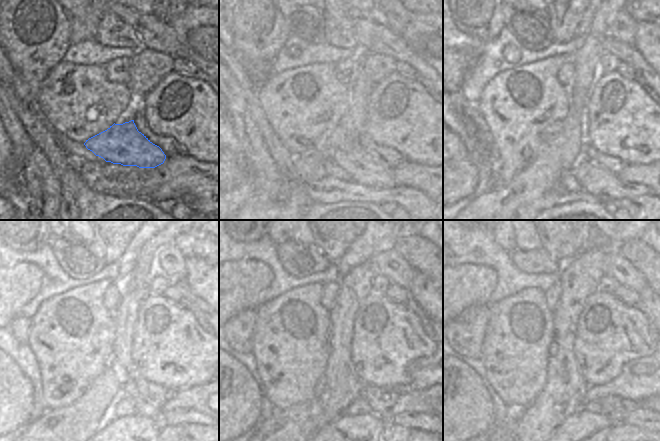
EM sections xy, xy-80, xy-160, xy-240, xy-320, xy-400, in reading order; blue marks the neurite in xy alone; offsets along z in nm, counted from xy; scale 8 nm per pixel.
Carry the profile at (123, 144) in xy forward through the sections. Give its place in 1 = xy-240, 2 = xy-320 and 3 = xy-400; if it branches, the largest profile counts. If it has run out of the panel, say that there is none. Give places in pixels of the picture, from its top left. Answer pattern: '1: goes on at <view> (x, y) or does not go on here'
1: goes on at xy-240 (176, 417)
2: goes on at xy-320 (415, 420)
3: goes on at xy-400 (637, 416)

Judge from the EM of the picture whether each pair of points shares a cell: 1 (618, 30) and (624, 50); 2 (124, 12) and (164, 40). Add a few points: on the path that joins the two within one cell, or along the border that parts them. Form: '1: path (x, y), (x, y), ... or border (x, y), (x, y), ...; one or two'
1: border (608, 35), (633, 46); two
2: path (134, 19), (138, 19), (154, 33); one

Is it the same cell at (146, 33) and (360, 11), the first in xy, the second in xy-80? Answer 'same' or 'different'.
different

